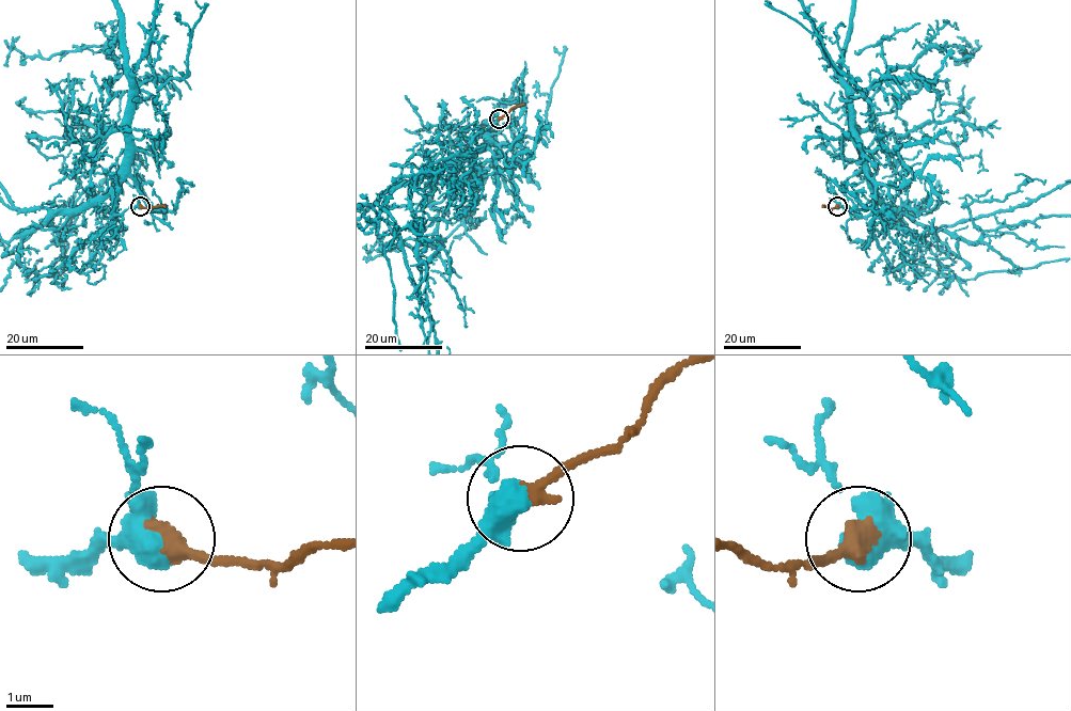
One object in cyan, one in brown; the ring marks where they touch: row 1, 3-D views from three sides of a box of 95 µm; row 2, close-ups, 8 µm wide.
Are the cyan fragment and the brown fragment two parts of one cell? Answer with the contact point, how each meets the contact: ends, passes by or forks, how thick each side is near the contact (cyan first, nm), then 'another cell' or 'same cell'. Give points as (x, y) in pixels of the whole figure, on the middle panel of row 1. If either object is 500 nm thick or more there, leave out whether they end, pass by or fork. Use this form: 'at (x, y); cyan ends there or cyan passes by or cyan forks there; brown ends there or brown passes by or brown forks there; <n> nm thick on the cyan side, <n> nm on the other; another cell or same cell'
at (499, 119); cyan forks there; brown ends there; 420 nm thick on the cyan side, 480 nm on the other; same cell

